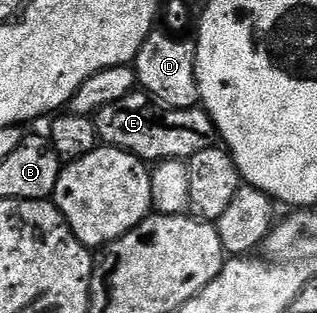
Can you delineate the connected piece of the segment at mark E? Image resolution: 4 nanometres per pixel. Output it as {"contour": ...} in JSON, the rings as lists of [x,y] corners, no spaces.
{"contour":[[[134,93],[123,97],[123,101],[115,101],[115,105],[107,105],[97,112],[95,118],[104,146],[118,147],[137,159],[144,159],[149,165],[156,165],[164,159],[187,161],[195,157],[195,153],[203,153],[203,149],[214,146],[218,138],[212,117],[200,106],[174,111],[158,105],[144,93]]]}

